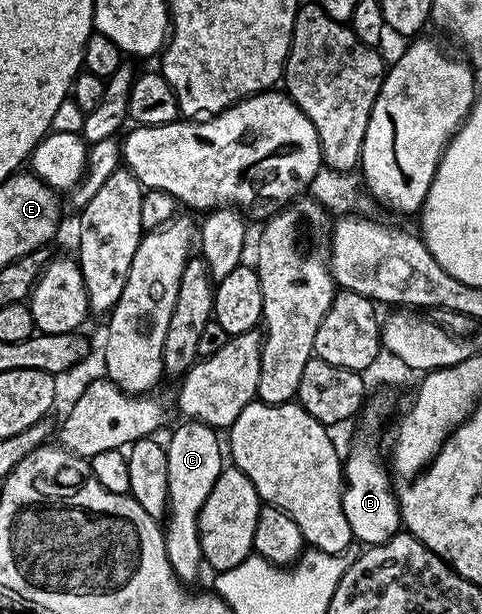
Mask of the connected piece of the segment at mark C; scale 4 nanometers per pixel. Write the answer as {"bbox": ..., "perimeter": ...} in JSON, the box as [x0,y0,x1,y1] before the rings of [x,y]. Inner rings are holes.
{"bbox":[165,420,225,584],"perimeter":[[[183,420],[180,423],[180,426],[172,432],[171,439],[166,439],[165,442],[167,459],[169,460],[169,500],[165,515],[165,537],[167,540],[167,559],[173,572],[179,577],[180,582],[191,584],[191,581],[199,574],[199,566],[204,565],[201,540],[199,539],[199,513],[205,500],[209,500],[209,492],[213,492],[213,484],[217,484],[217,476],[223,471],[225,450],[221,445],[221,438],[215,435],[218,434],[216,427],[206,426],[203,422],[194,420]]]}

